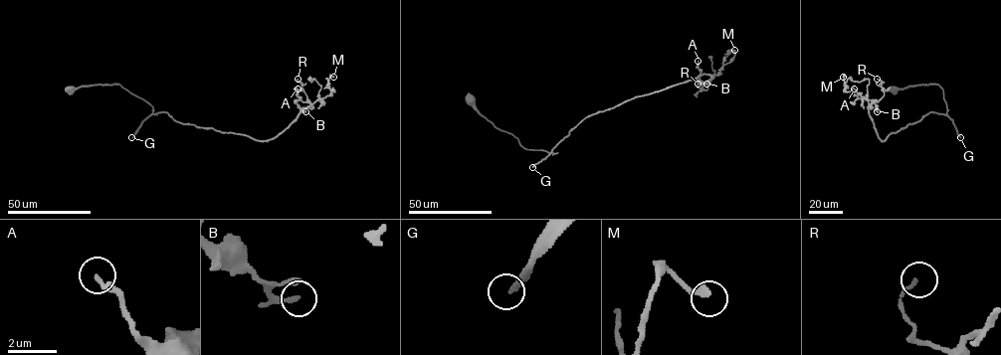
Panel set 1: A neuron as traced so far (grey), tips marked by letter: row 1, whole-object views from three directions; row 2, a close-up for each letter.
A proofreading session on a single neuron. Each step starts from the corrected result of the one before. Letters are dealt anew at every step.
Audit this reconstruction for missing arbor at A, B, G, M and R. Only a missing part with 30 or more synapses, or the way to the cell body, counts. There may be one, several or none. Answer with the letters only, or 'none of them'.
G

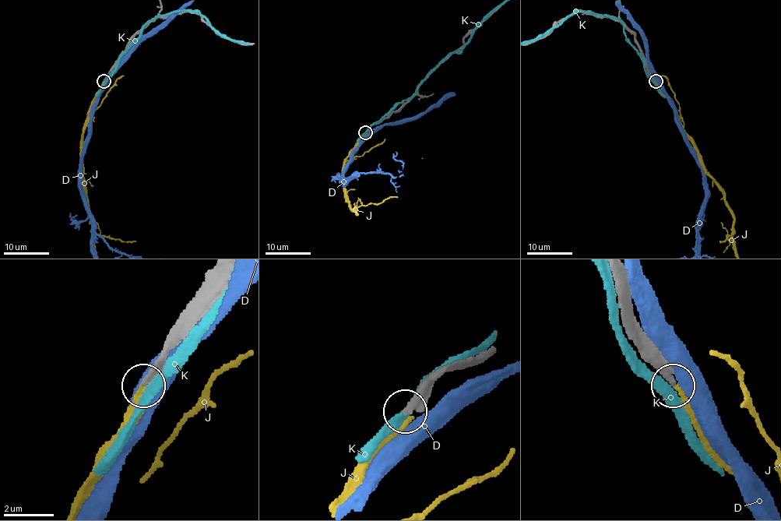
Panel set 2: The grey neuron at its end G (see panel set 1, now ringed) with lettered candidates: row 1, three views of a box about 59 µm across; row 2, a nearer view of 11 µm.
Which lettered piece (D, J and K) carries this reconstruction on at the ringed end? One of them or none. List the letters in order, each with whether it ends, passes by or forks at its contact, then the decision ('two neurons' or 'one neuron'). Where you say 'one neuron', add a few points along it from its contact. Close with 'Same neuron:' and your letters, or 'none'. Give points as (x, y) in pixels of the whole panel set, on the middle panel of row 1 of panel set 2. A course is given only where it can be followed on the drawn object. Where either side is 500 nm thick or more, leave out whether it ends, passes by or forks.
D: two neurons
J: it ends | one neuron
K: it passes by | two neurons
Same neuron: J

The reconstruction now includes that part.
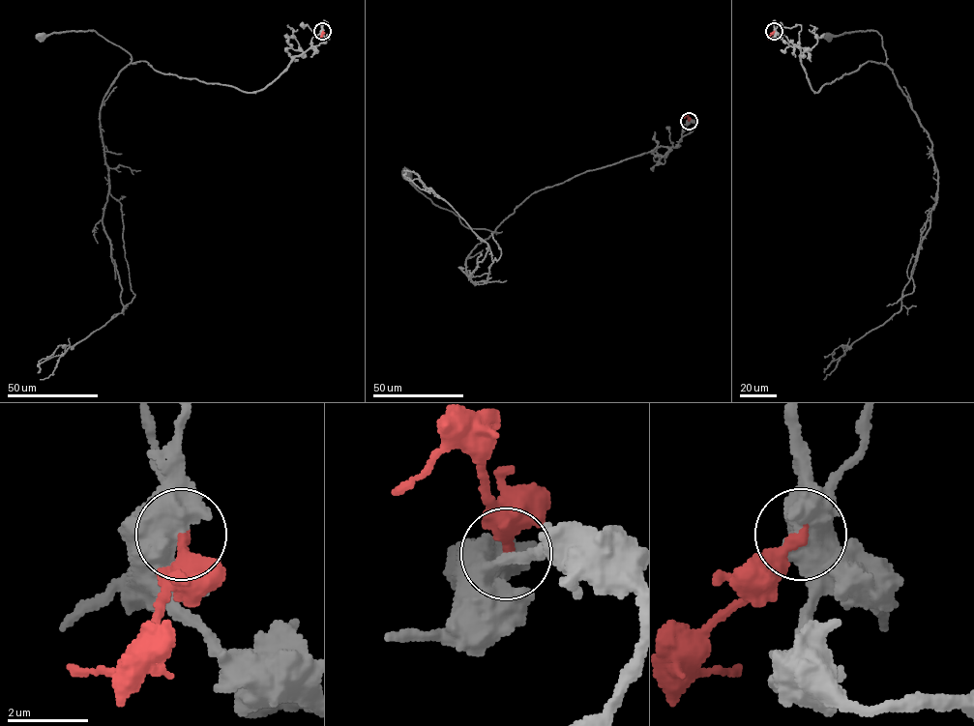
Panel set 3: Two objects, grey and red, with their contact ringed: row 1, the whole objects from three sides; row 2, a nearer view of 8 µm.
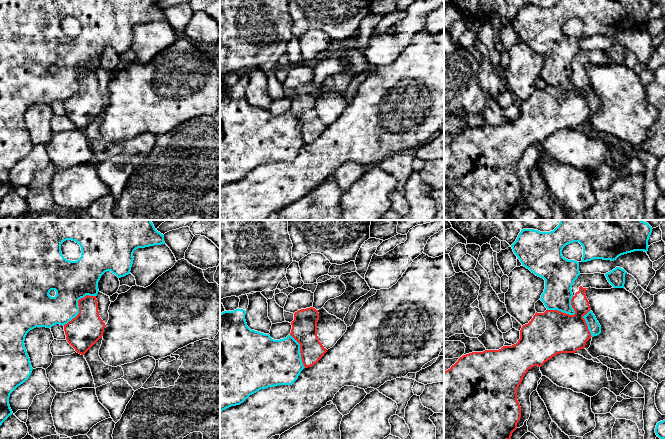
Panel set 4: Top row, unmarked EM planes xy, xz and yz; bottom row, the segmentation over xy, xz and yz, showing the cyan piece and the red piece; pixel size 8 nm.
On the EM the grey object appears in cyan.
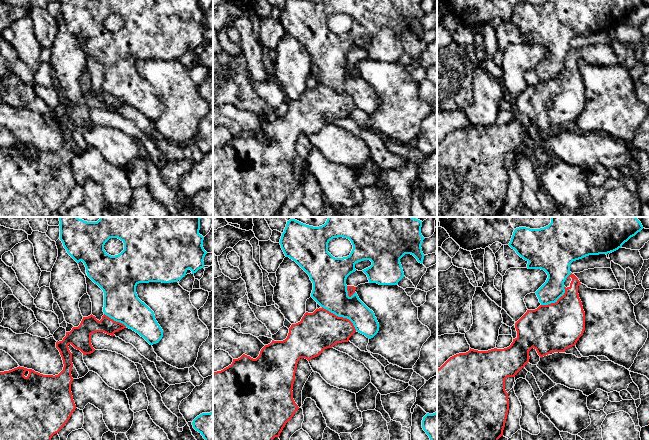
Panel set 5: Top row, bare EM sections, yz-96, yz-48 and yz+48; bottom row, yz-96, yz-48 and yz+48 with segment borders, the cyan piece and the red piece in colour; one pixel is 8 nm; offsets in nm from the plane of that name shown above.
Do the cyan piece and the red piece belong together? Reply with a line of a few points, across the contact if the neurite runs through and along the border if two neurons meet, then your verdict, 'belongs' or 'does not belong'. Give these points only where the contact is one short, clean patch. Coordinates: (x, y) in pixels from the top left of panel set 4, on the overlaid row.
does not belong

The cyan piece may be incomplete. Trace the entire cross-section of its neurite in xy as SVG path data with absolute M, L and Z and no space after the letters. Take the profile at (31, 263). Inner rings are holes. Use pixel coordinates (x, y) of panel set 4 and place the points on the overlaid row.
M0 220L0 426L13 414L9 405L10 394L29 378L33 370L24 344L27 333L36 327L51 328L56 324L64 326L78 315L79 299L86 295L97 296L98 282L105 272L111 271L118 278L130 274L136 249L161 244L165 244L164 235L155 229L151 220ZM66 240L80 245L82 253L77 261L67 260L62 255L61 244Z

